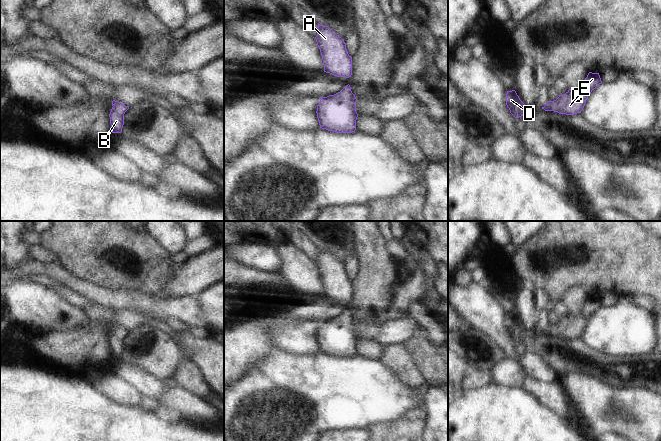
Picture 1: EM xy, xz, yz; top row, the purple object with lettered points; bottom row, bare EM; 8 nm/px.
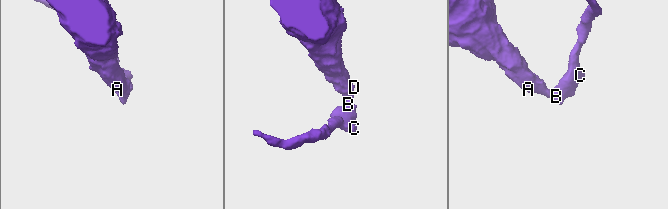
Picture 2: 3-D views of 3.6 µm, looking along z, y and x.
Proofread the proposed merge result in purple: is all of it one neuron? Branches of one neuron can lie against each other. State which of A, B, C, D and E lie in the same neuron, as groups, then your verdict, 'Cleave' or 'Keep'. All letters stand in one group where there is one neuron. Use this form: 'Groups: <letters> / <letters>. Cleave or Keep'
Groups: A B C D E. Keep

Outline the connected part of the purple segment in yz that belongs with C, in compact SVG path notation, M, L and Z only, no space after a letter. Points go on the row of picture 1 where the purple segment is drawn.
M589 72L578 92L569 89L565 94L559 95L556 100L548 101L542 109L566 115L581 113L588 96L601 83L599 73Z

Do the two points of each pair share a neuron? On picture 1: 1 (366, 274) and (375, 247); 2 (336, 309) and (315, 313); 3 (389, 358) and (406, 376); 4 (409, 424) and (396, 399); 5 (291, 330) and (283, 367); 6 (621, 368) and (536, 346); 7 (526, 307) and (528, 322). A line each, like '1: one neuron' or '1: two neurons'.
1: one neuron
2: one neuron
3: one neuron
4: two neurons
5: two neurons
6: one neuron
7: one neuron

